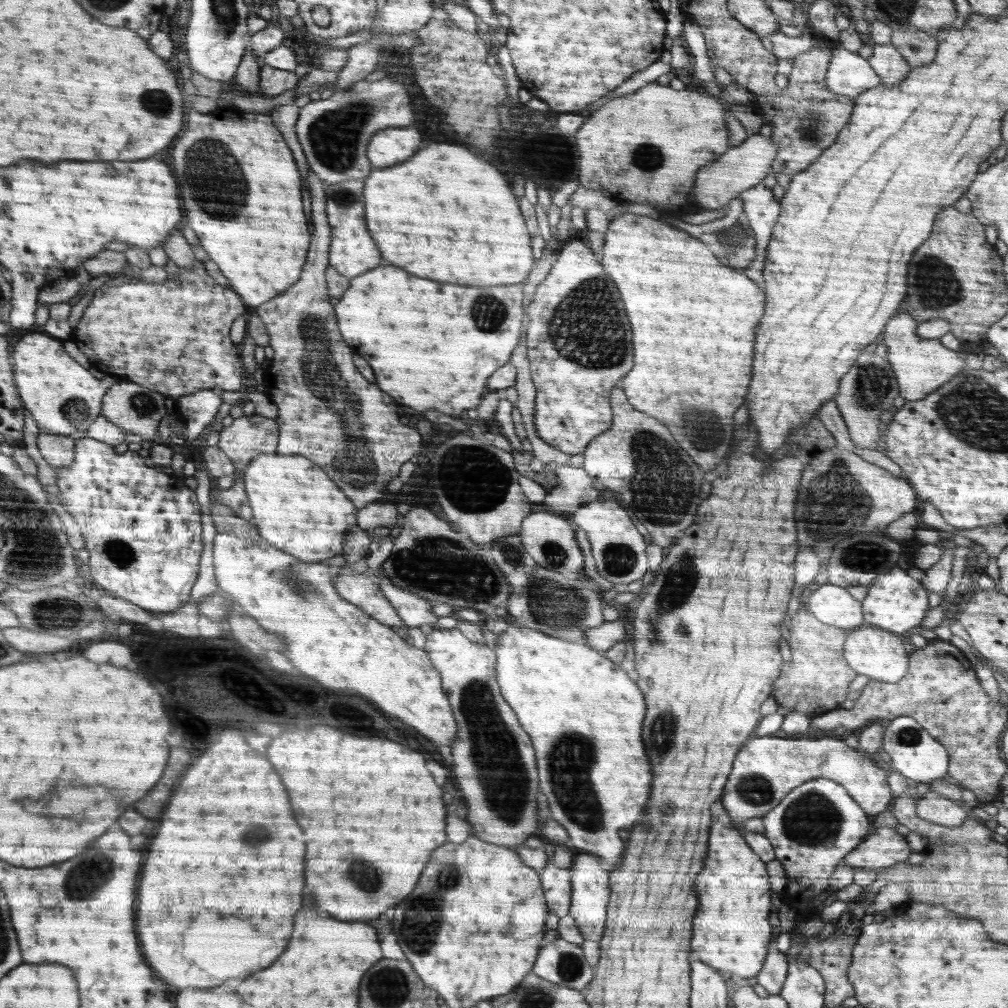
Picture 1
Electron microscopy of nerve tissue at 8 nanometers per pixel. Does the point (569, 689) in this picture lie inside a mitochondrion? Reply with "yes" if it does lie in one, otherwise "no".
no

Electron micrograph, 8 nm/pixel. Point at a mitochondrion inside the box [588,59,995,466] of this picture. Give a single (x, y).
(937, 284)

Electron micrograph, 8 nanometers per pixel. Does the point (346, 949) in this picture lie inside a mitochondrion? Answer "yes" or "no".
no

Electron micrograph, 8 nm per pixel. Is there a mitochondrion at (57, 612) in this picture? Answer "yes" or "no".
yes

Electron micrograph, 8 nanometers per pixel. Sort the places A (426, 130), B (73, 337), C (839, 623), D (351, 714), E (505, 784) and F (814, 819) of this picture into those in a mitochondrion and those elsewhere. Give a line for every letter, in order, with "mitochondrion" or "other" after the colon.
A: other
B: other
C: other
D: other
E: mitochondrion
F: mitochondrion

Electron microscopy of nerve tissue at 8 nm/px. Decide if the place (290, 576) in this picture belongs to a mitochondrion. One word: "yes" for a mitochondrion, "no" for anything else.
yes

